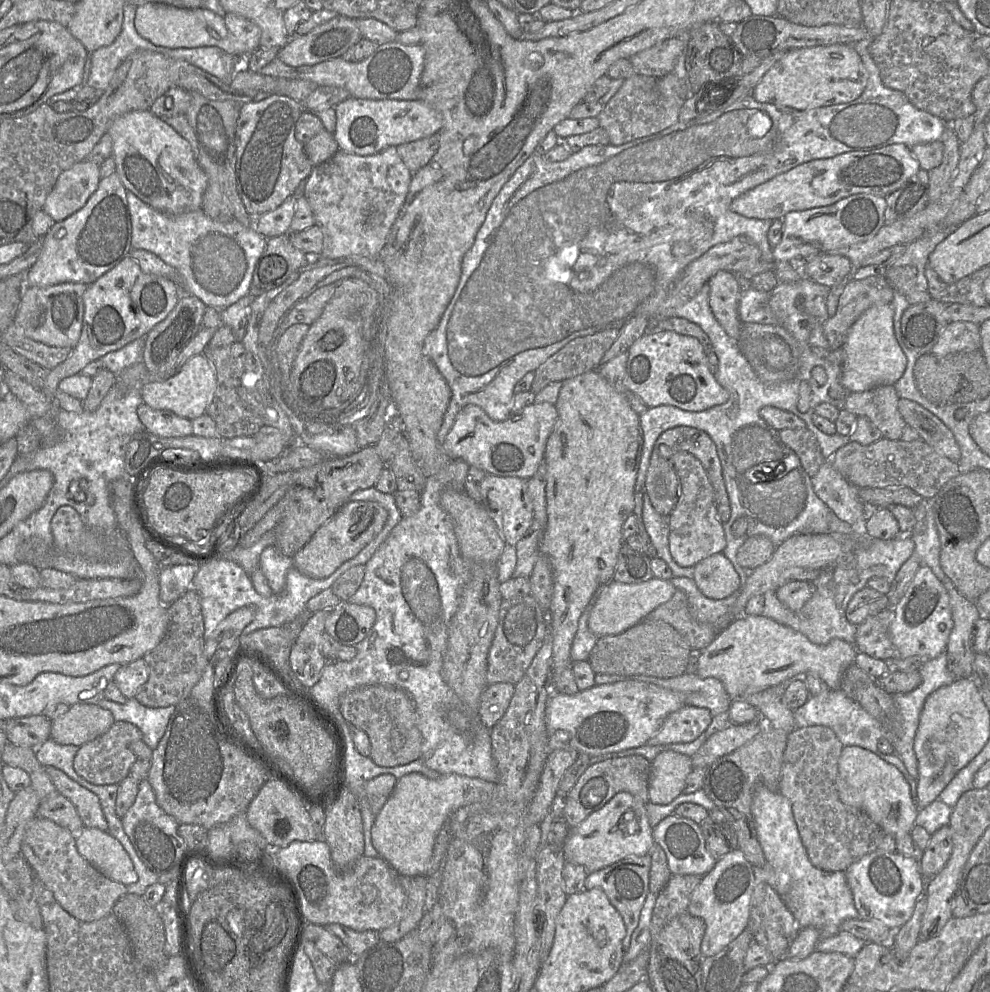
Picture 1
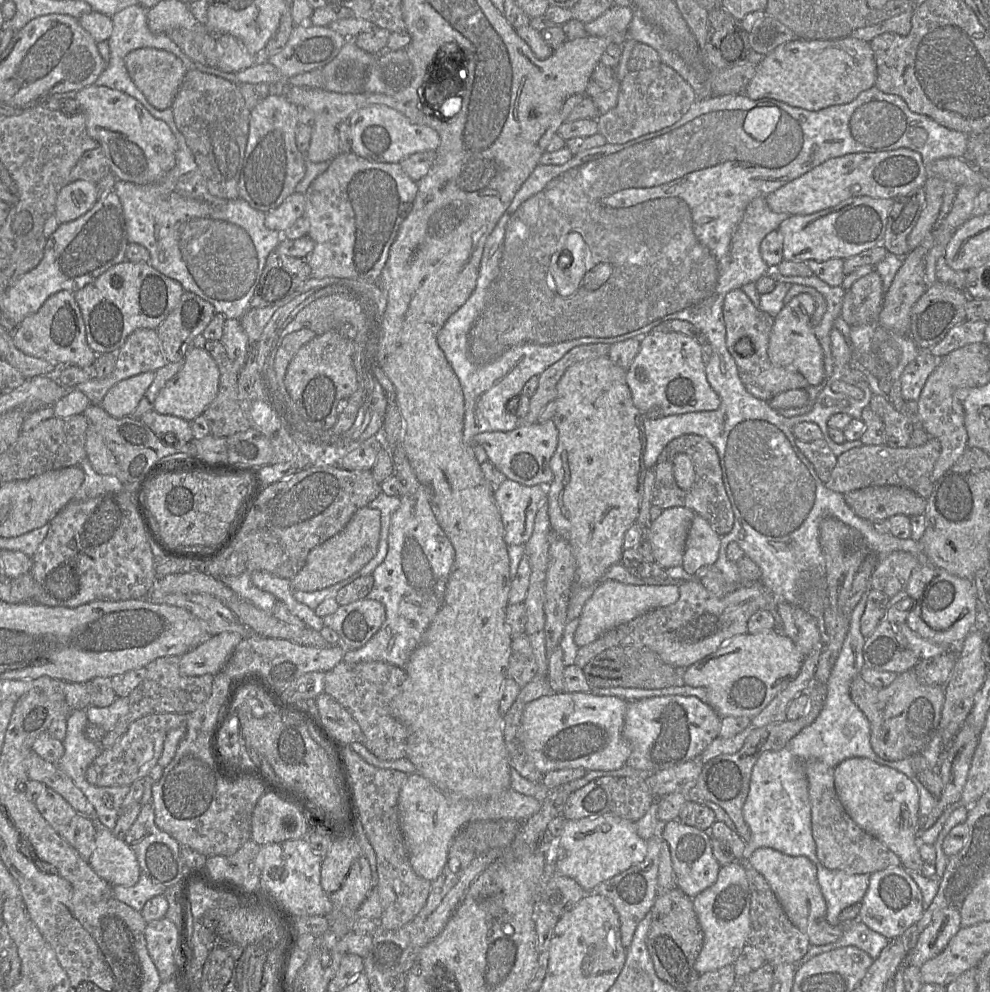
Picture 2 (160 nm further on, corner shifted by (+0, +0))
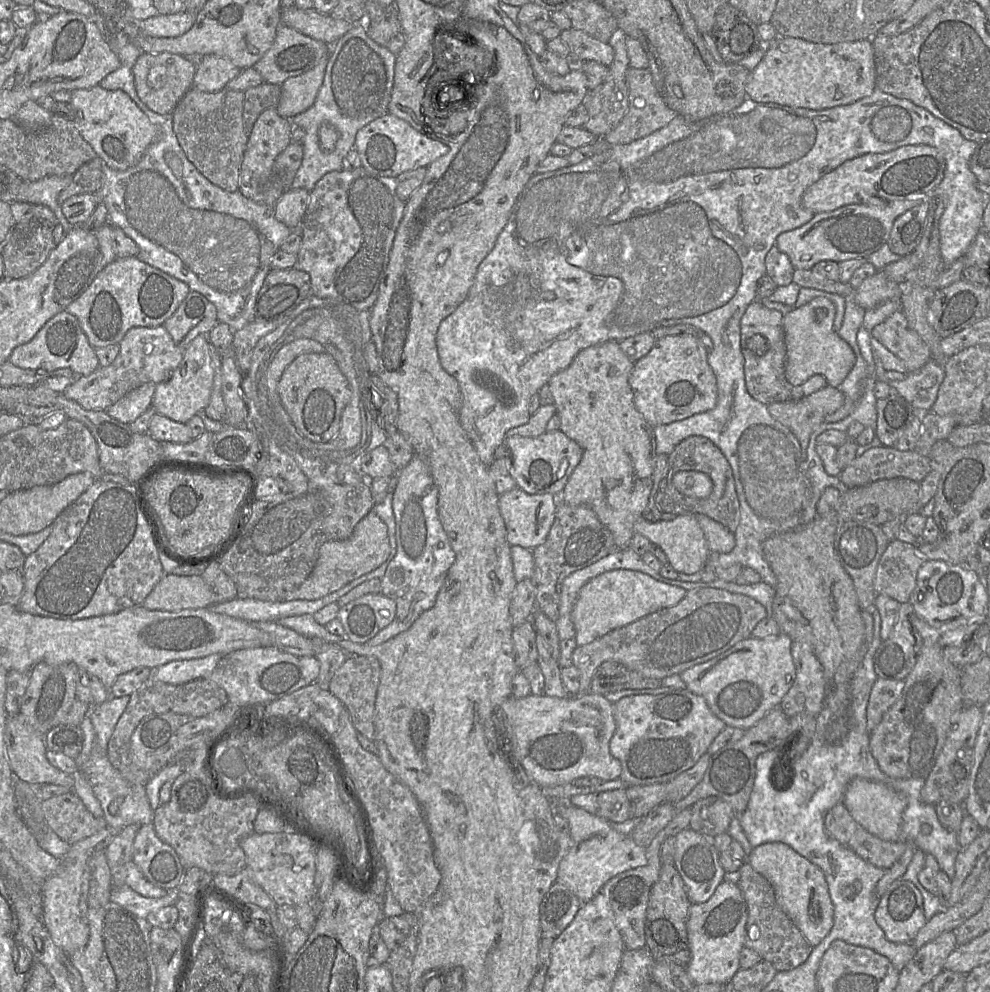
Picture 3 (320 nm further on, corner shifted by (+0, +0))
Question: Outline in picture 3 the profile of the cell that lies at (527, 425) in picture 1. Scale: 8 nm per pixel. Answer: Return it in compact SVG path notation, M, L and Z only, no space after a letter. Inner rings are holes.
M560 429L547 430L537 437L507 437L504 443L508 446L512 459L511 476L517 487L531 494L559 495L583 453L580 445Z

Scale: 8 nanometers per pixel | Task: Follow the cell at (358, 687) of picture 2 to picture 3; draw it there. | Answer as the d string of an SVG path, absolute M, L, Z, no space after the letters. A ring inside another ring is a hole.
M348 655L329 683L323 686L327 687L349 711L357 732L370 741L375 740L374 712L380 676L381 664L378 658L367 655Z

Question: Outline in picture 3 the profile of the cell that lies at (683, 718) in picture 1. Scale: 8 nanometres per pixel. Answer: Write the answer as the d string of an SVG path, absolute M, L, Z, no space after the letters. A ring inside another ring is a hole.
M686 688L658 695L634 695L613 703L616 729L609 742L611 755L621 763L620 778L628 786L667 783L691 768L705 754L715 737L726 727L708 707L702 696Z

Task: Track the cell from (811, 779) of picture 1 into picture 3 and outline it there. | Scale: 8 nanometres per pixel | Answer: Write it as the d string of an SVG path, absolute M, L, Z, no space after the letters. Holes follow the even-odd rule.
M842 802L826 813L824 828L830 838L851 849L866 862L884 870L890 869L906 849L904 841L885 841L869 833L853 819Z

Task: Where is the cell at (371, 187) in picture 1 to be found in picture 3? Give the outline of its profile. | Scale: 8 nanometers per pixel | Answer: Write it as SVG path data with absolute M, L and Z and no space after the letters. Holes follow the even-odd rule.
M363 167L325 174L310 191L309 203L300 223L301 247L297 267L310 275L312 294L347 303L358 310L371 311L387 269L396 231L402 220L405 202L397 195L396 177L373 174Z

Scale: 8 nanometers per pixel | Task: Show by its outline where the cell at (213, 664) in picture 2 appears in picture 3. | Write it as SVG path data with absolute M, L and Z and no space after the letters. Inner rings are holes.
M211 654L202 658L171 661L153 669L151 678L171 685L208 679L221 657L221 654Z

